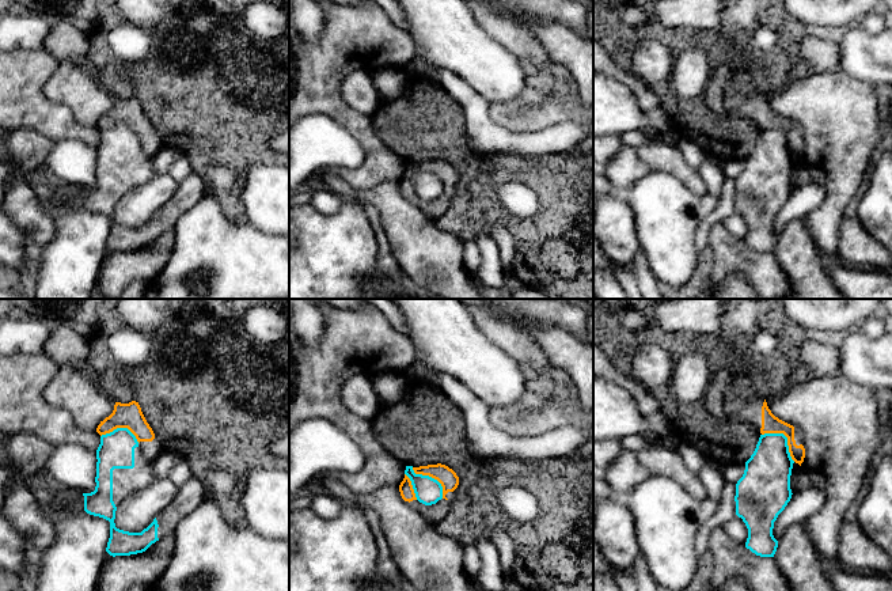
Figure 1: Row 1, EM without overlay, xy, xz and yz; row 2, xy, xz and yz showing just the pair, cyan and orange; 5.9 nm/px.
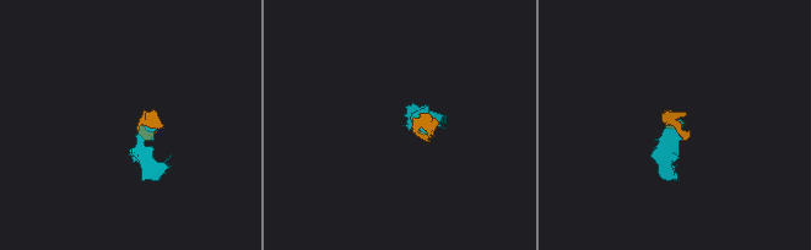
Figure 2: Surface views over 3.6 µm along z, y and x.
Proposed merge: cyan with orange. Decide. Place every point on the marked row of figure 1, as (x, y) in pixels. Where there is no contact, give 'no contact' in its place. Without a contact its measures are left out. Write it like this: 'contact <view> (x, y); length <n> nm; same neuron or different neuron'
contact yz (786, 438); length 260 nm; different neuron

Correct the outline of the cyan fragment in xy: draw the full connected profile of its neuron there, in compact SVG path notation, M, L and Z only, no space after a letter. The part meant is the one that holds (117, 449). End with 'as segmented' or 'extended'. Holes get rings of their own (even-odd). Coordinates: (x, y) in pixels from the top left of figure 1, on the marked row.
M117 428L102 435L96 459L96 486L94 492L83 493L80 508L110 522L106 552L113 557L143 553L163 537L172 535L178 522L209 497L205 481L193 476L179 486L171 504L141 533L119 530L114 523L119 503L130 493L153 484L157 477L128 428Z | extended

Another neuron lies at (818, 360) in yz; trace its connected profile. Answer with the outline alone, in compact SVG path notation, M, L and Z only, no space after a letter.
M813 338L800 346L801 378L821 378L839 374L839 348L824 345Z

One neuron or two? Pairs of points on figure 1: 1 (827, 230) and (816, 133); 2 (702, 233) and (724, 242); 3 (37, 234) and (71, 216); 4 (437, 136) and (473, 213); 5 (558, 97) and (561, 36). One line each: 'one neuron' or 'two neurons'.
1: one neuron
2: two neurons
3: two neurons
4: one neuron
5: two neurons

